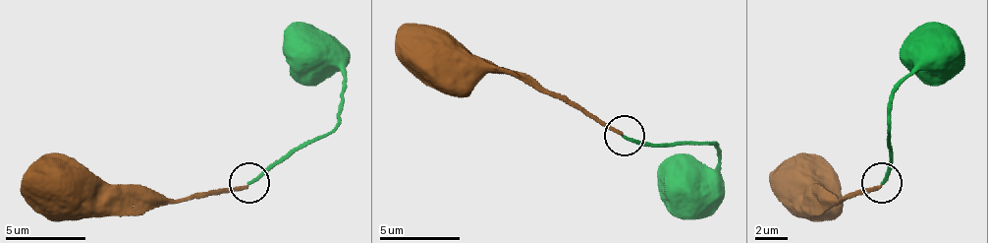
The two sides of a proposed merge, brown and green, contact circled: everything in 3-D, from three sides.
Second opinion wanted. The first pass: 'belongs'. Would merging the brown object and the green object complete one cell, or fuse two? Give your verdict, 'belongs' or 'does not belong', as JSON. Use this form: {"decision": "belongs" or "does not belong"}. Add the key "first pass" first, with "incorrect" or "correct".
{"first pass": "incorrect", "decision": "does not belong"}

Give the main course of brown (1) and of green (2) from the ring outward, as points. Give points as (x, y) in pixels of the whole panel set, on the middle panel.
1: (621, 135), (561, 98), (528, 87), (512, 74), (483, 74), (471, 62), (439, 49)
2: (625, 135), (641, 143), (710, 143), (714, 147), (718, 167), (689, 187)

